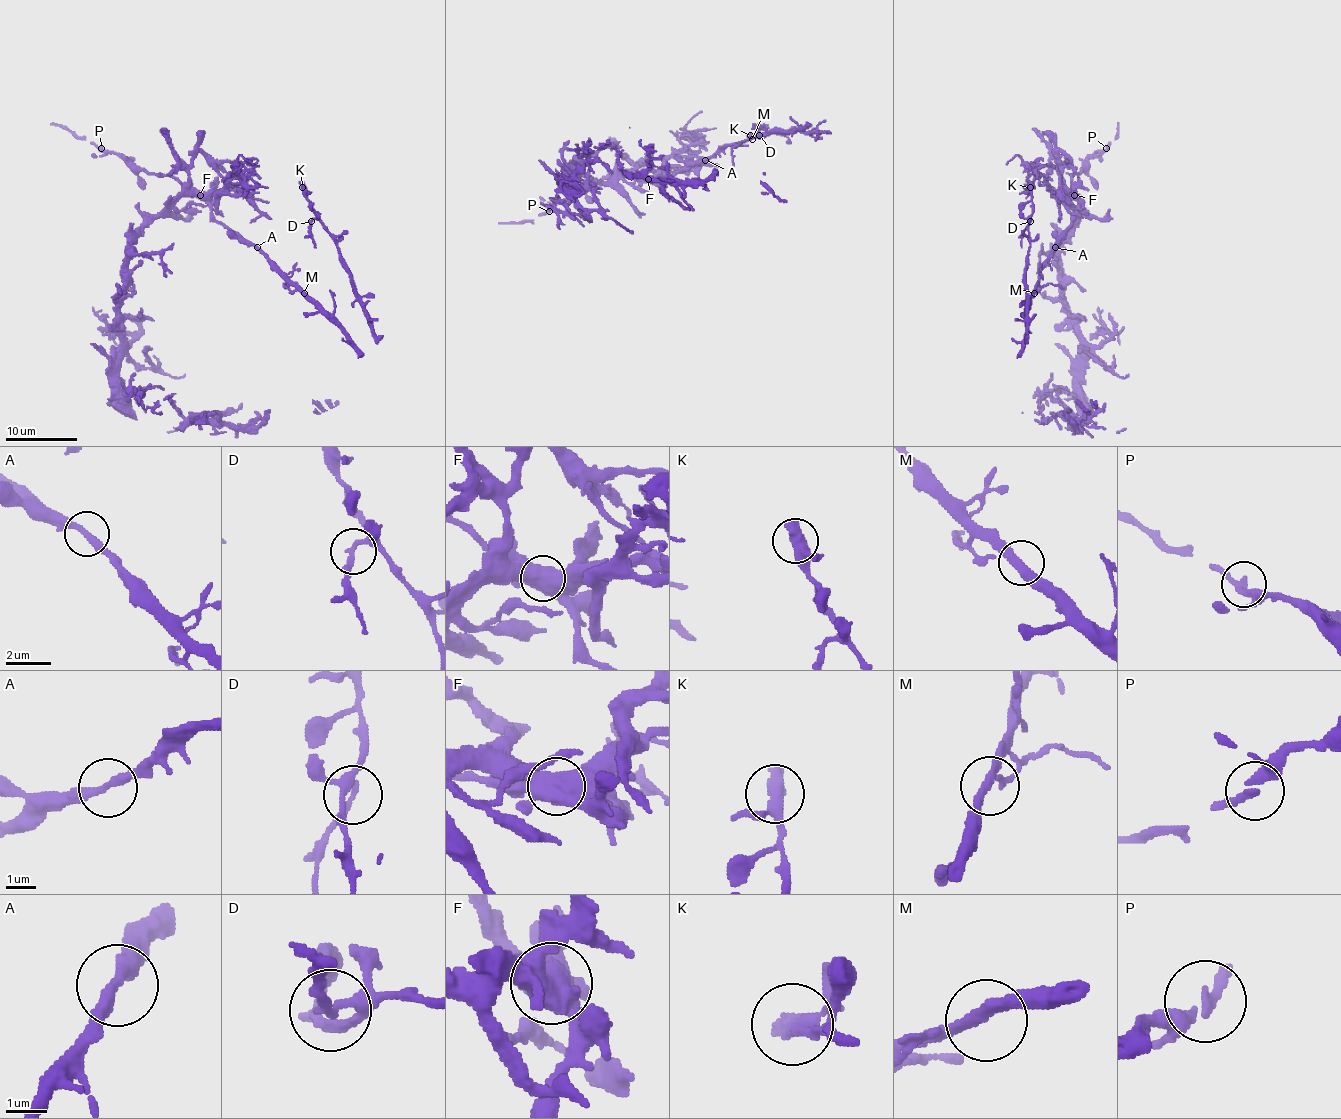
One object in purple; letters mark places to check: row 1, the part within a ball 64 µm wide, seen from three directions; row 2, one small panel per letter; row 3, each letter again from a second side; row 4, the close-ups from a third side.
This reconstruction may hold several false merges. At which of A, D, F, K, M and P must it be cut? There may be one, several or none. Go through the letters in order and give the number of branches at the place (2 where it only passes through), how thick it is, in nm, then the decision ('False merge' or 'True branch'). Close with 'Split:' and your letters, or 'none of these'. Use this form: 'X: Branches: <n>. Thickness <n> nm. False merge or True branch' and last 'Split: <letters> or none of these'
A: Branches: 2. Thickness 280 nm. True branch
D: Branches: 2. Thickness 200 nm. False merge
F: Branches: 3. Thickness 650 nm. False merge
K: Branches: 2. Thickness 480 nm. True branch
M: Branches: 2. Thickness 340 nm. True branch
P: Branches: 2. Thickness 240 nm. True branch
Split: D, F

